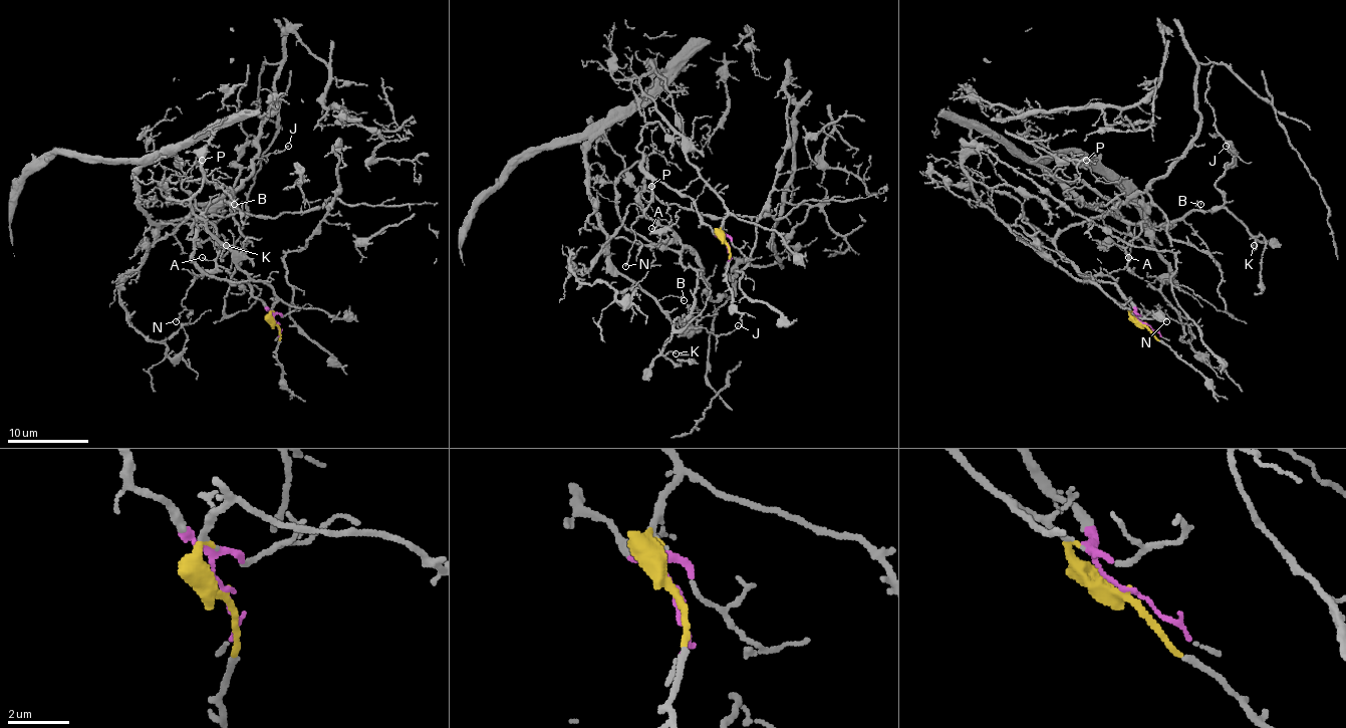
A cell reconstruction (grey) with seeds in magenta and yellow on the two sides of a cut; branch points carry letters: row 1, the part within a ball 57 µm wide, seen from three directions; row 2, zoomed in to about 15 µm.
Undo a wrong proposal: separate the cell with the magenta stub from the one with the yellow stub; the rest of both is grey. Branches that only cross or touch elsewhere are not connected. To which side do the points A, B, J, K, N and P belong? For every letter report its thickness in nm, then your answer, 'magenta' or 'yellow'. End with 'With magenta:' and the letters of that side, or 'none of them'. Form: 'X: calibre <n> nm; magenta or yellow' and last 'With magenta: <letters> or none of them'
A: calibre 100 nm; yellow
B: calibre 100 nm; yellow
J: calibre 100 nm; yellow
K: calibre 120 nm; yellow
N: calibre 90 nm; magenta
P: calibre 130 nm; yellow
With magenta: N

